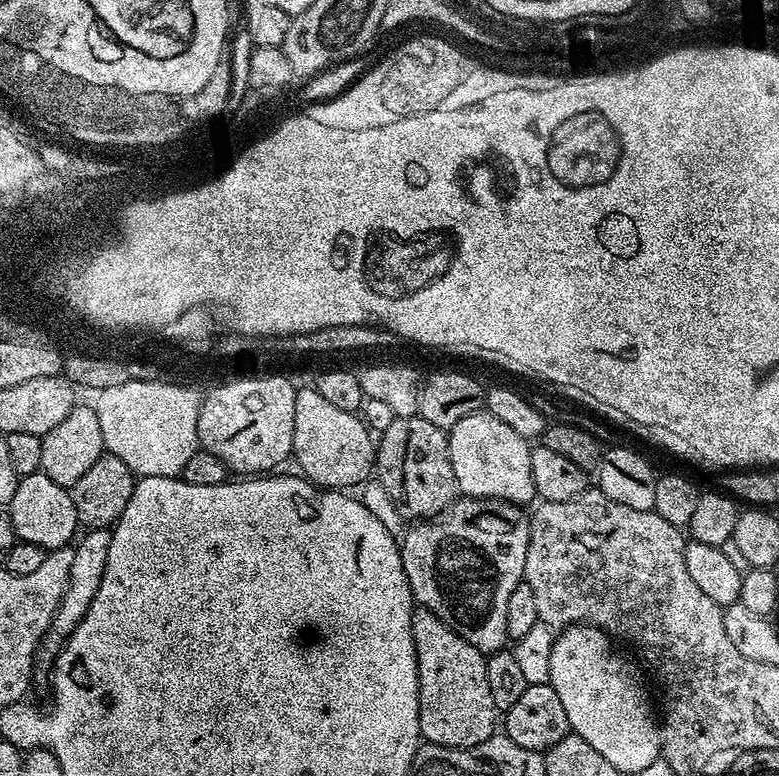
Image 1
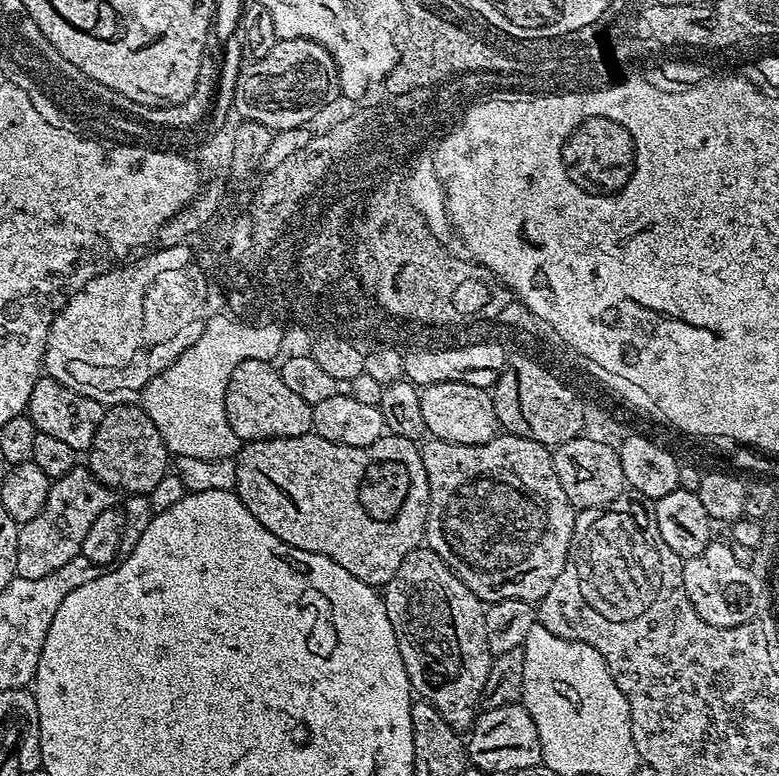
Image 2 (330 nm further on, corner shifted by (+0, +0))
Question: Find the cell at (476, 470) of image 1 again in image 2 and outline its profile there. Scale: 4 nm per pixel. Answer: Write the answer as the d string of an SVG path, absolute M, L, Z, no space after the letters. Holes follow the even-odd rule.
M439 380L420 388L422 418L425 429L435 439L450 440L456 444L481 444L498 434L500 423L494 410L494 402L485 389L472 386L462 380Z

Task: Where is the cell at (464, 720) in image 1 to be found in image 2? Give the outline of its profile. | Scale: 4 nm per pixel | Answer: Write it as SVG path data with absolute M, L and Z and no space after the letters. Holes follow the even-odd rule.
M421 546L415 549L406 557L402 562L402 566L398 566L394 578L390 578L390 582L383 585L382 595L384 605L386 606L386 618L390 618L390 626L394 626L394 638L398 638L398 650L402 654L402 662L406 666L408 681L412 683L415 695L427 700L429 704L433 704L453 728L457 730L467 729L477 715L480 694L486 686L486 674L490 674L490 666L492 665L492 657L494 655L492 651L488 649L488 643L486 642L485 605L470 590L470 586L466 586L466 582L460 580L459 577L452 572L450 565L446 563L439 554L427 546Z

